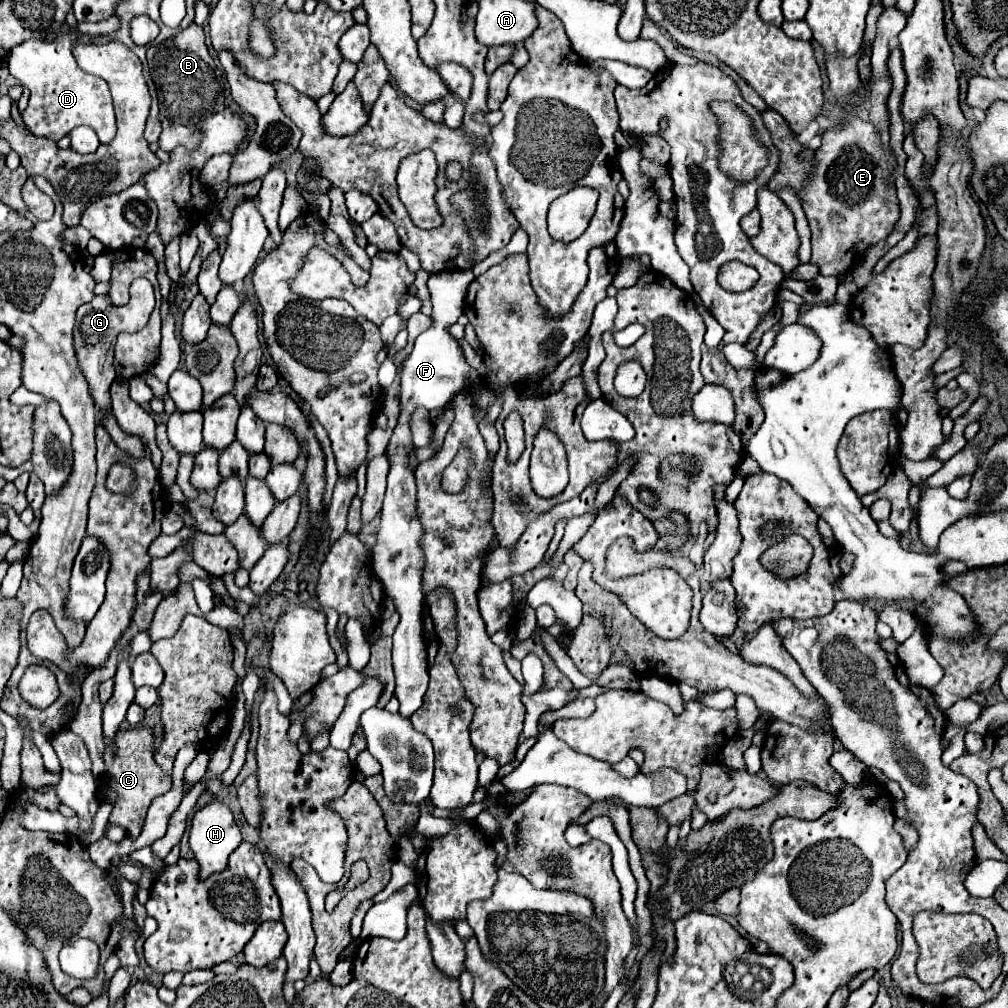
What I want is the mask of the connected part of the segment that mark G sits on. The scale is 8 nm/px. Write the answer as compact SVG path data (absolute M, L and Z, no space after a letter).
M138 278L133 281L129 293L129 303L122 307L113 305L109 295L97 295L93 301L83 303L77 309L77 325L75 325L75 331L73 331L77 359L79 359L81 371L87 375L87 381L89 381L95 405L97 407L105 407L105 409L111 405L109 387L111 387L113 379L117 377L115 367L113 367L113 349L115 349L117 335L121 331L135 333L137 329L141 329L143 325L147 324L150 314L155 307L154 289L147 279Z

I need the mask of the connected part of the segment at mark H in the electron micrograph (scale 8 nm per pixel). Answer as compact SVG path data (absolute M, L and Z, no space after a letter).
M211 801L193 815L191 831L189 831L189 845L195 853L195 859L201 865L203 877L213 875L215 871L223 871L223 867L227 867L227 857L239 843L241 843L241 833L239 833L239 827L227 805L223 805L219 801Z

